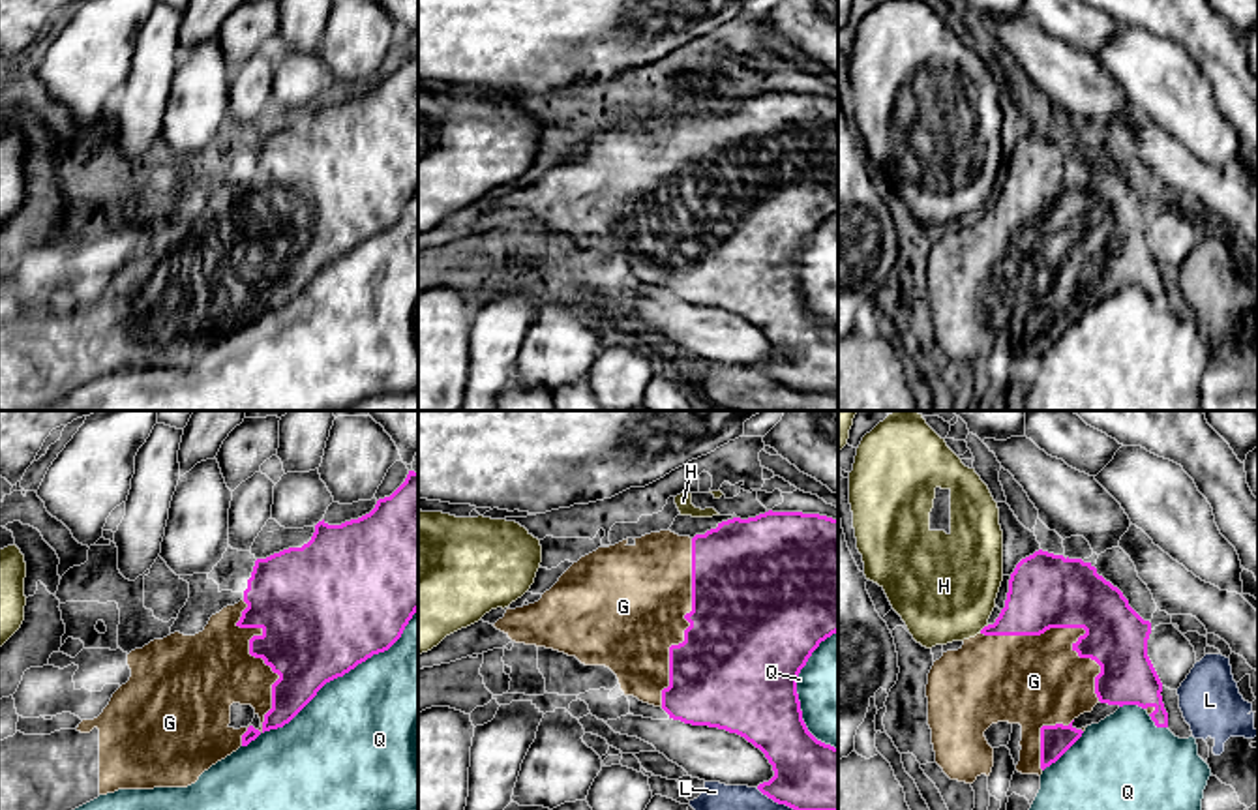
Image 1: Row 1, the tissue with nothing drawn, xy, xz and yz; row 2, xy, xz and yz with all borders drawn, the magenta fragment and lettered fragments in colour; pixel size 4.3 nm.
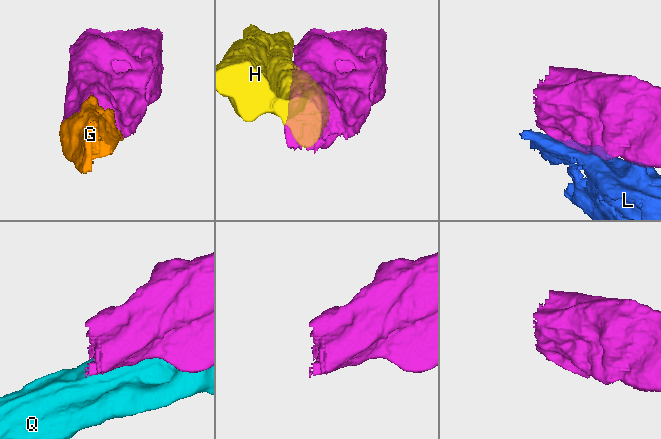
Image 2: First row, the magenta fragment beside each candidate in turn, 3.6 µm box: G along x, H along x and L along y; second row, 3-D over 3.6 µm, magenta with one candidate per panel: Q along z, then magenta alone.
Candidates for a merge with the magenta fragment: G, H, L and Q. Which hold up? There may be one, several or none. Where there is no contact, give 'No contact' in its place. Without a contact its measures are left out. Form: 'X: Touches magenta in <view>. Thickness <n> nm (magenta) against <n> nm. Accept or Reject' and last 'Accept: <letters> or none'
G: Touches magenta in yz. Thickness 320 nm (magenta) against 360 nm. Accept
H: Touches magenta in yz. Thickness 240 nm (magenta) against 440 nm. Reject
L: Touches magenta in xz. Thickness 300 nm (magenta) against 280 nm. Reject
Q: Touches magenta in xy. Thickness 500 nm (magenta) against 480 nm. Reject
Accept: G

